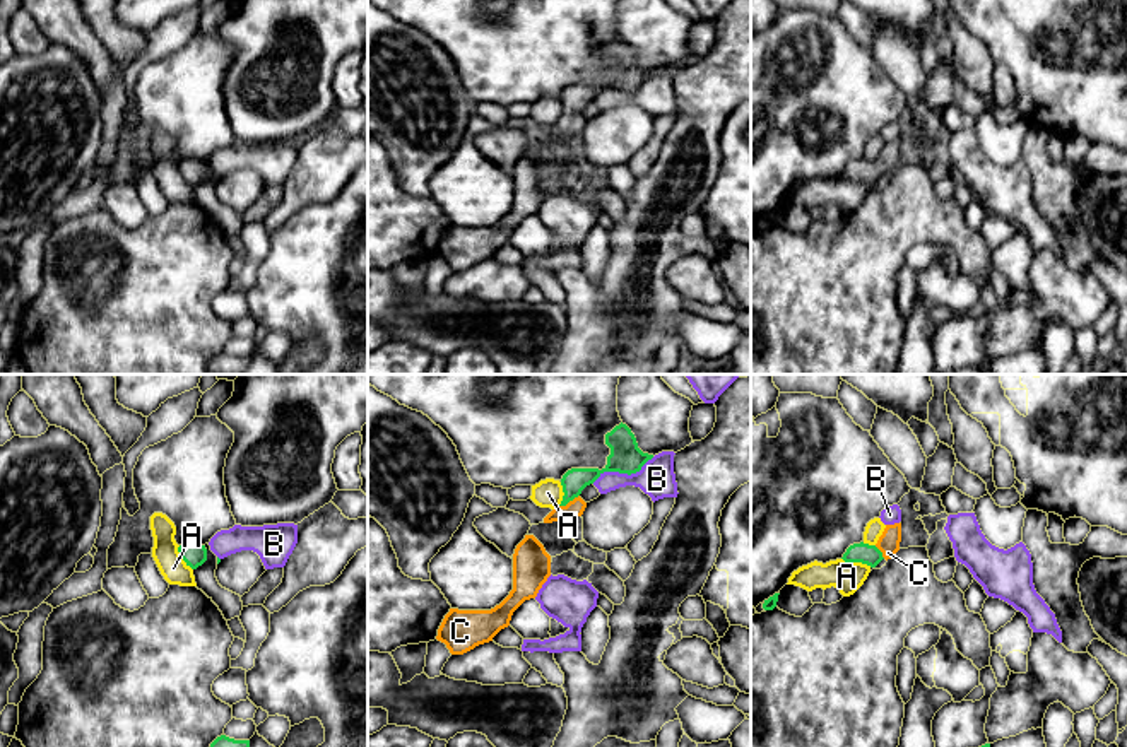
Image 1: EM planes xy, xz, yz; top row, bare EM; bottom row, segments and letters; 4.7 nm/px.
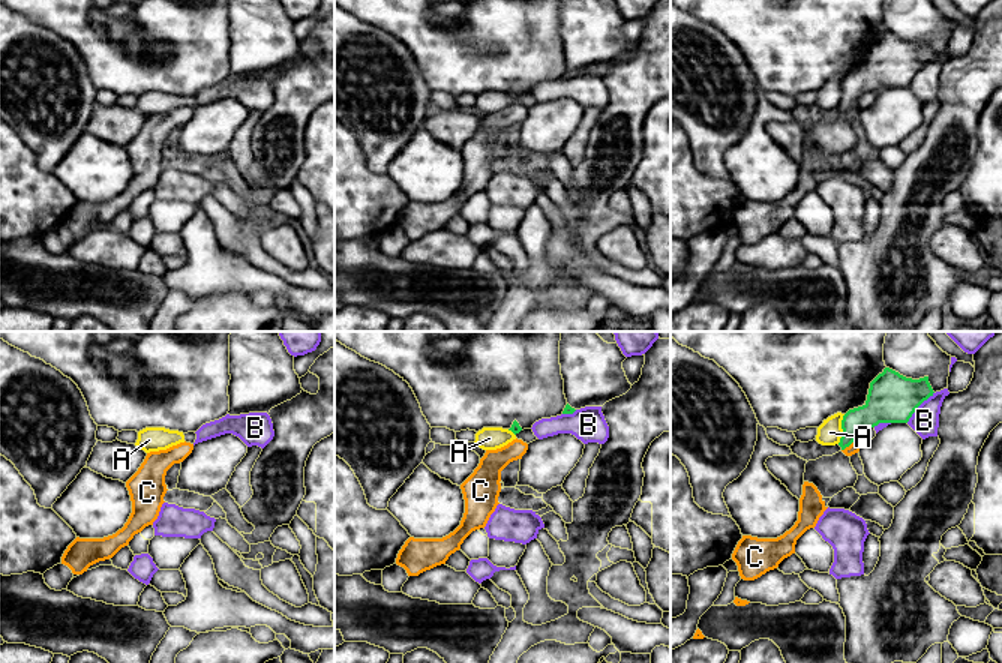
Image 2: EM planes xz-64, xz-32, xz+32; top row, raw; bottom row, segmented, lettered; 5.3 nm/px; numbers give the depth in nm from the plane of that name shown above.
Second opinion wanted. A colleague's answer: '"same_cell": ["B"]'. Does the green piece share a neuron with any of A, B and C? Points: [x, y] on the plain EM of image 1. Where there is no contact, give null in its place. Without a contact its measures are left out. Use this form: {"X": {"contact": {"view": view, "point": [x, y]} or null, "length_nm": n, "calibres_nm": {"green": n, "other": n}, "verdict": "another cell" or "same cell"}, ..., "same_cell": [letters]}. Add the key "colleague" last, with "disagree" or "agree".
{"A": {"contact": {"view": "yz", "point": [857, 178]}, "length_nm": 150, "calibres_nm": {"green": 100, "other": 140}, "verdict": "another cell"}, "B": {"contact": {"view": "xz", "point": [623, 89]}, "length_nm": 320, "calibres_nm": {"green": 150, "other": 170}, "verdict": "another cell"}, "C": {"contact": {"view": "xz", "point": [568, 118]}, "length_nm": 110, "calibres_nm": {"green": 110, "other": 80}, "verdict": "same cell"}, "same_cell": ["C"], "colleague": "disagree"}

